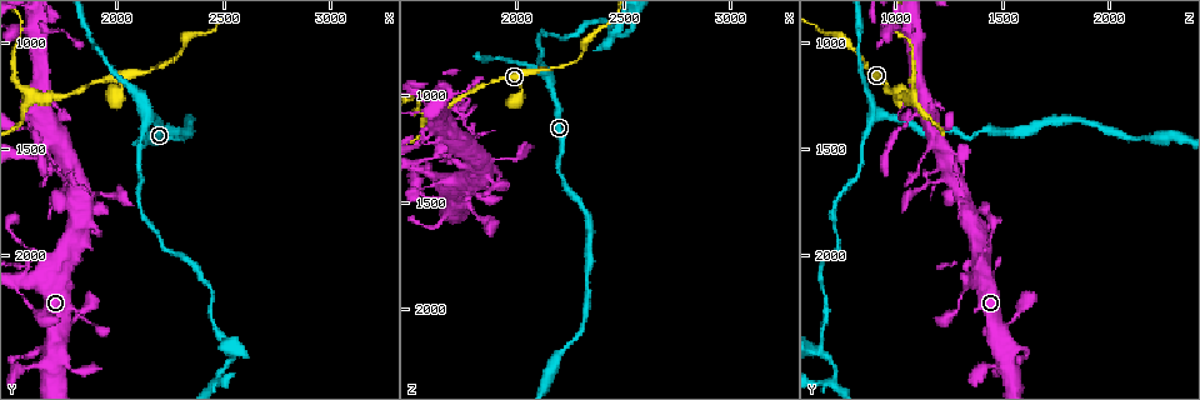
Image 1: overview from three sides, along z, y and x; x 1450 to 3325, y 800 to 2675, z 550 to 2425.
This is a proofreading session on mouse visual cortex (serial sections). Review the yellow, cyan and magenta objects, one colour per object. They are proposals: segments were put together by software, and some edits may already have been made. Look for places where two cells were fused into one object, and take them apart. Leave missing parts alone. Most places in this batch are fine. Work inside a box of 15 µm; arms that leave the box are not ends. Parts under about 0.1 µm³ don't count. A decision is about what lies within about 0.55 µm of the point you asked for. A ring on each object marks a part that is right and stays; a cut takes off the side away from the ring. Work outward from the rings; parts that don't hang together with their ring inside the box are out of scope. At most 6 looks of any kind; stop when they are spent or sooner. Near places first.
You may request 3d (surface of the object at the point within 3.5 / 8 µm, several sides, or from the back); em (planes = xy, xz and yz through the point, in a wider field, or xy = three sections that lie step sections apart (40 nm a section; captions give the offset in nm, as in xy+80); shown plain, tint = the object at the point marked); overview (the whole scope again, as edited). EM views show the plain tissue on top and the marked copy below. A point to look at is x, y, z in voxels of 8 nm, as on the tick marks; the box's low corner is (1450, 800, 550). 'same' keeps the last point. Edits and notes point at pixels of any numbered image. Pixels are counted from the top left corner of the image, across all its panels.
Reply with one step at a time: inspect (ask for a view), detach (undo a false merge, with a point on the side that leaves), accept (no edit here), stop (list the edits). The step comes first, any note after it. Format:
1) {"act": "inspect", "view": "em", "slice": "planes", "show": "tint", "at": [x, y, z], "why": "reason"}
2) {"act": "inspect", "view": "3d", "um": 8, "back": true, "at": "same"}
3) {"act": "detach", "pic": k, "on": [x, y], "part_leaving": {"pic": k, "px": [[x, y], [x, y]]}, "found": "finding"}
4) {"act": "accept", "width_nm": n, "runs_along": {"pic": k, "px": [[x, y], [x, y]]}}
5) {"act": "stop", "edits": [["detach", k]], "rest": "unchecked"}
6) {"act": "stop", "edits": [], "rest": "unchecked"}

{"act": "inspect", "view": "3d", "um": 3.5, "at": [1600, 1250, 1070], "why": "three-way junction"}

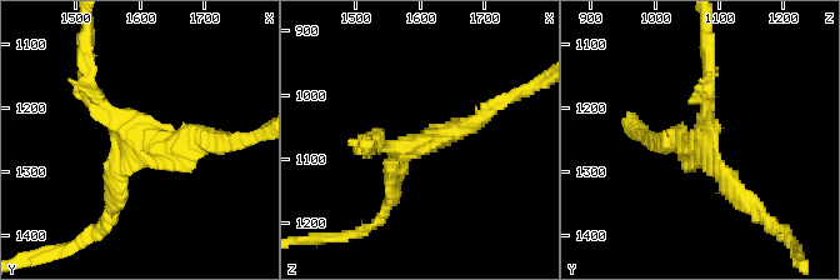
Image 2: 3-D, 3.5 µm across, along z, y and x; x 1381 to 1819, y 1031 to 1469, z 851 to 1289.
{"act": "inspect", "view": "em", "slice": "planes", "show": "tint", "at": [1595, 1245, 1075], "arms": 3, "arm_widths_nm": [200, 200, 250], "why": "now the EM"}

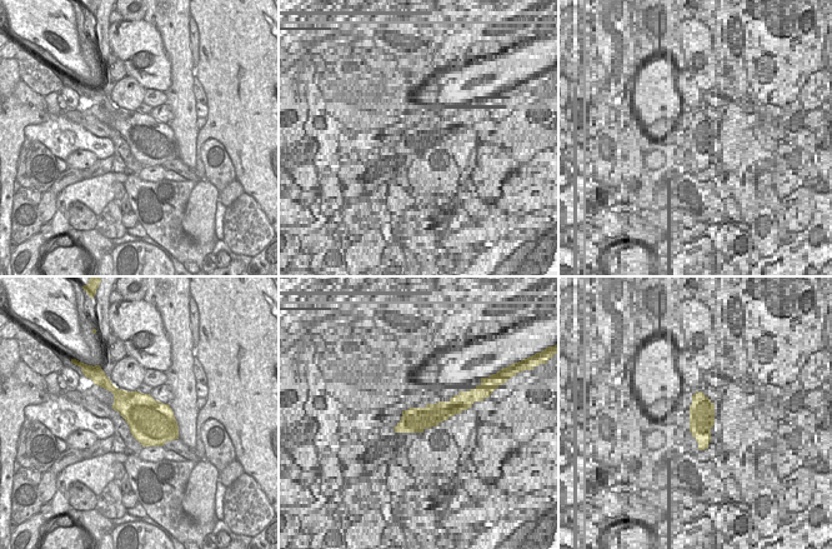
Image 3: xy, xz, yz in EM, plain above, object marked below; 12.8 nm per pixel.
{"act": "accept", "runs_along": {"pic": 2, "px": [[206, 138], [138, 138], [88, 76]]}, "found": "continuous, no second cell"}

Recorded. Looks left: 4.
{"act": "inspect", "view": "3d", "um": 3.5, "at": [2190, 1460, 1330], "why": "sharp bend"}

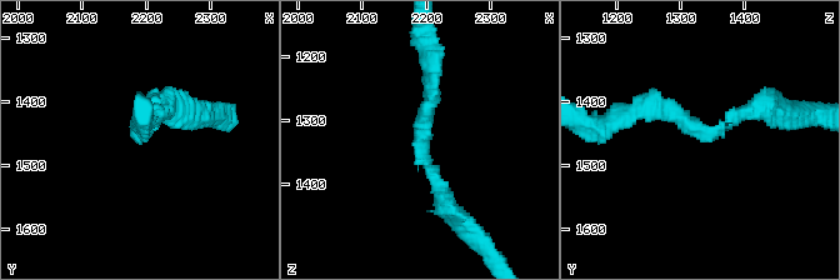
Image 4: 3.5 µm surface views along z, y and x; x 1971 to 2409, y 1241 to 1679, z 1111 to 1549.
{"act": "inspect", "view": "em", "slice": "xy", "step": 3, "show": "tint", "at": [2200, 1450, 1335], "arm_widths_nm": [200, 250]}

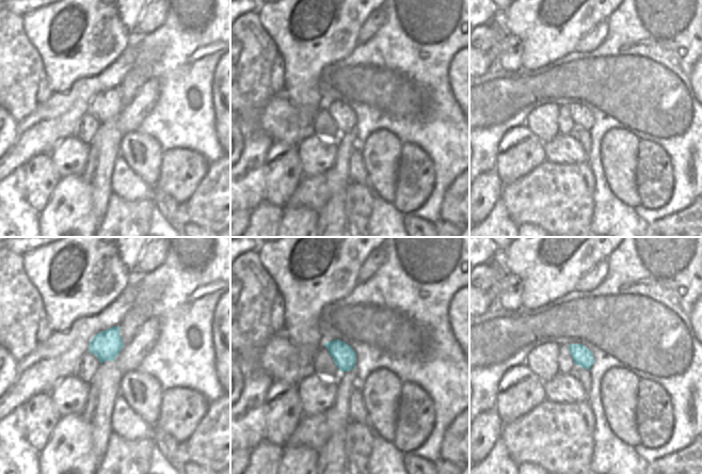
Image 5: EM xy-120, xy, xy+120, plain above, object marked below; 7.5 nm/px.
{"act": "accept", "width_nm": 170, "runs_along": {"pic": 4, "px": [[431, 70], [424, 160], [451, 211]]}, "found": "continuous, no second cell"}

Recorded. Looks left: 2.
{"act": "inspect", "view": "3d", "um": 3.5, "at": [2470, 2580, 720], "why": "a fork"}

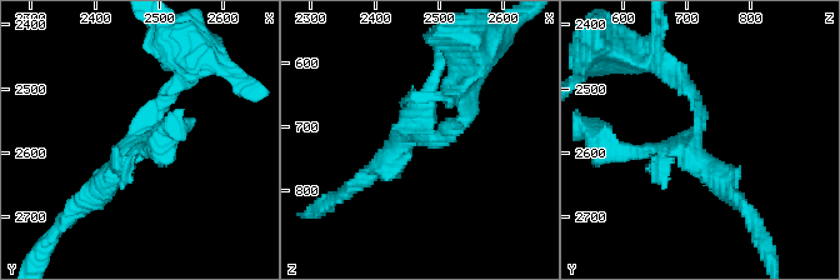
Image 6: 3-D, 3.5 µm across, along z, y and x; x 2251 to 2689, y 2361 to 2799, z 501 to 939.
{"act": "inspect", "view": "em", "slice": "xy", "step": 3, "show": "tint", "at": [2475, 2565, 715]}

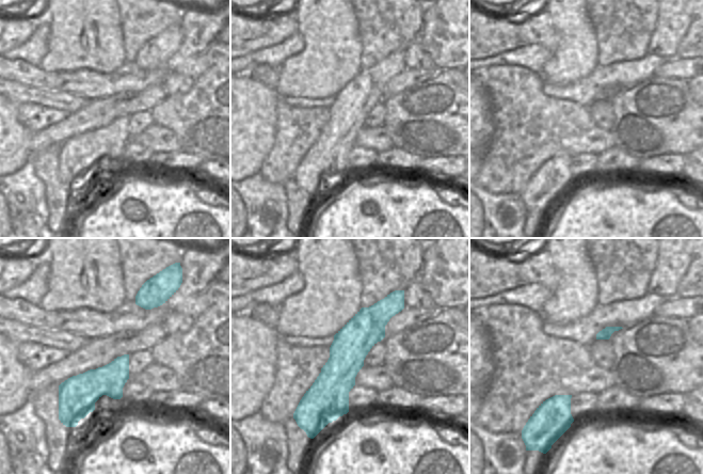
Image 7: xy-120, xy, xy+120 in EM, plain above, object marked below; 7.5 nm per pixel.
{"act": "accept", "runs_along": {"pic": 7, "px": [[388, 299], [351, 344], [323, 423]]}, "found": "all the same cell"}

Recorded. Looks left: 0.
{"act": "stop", "edits": [], "rest": "unchecked"}

